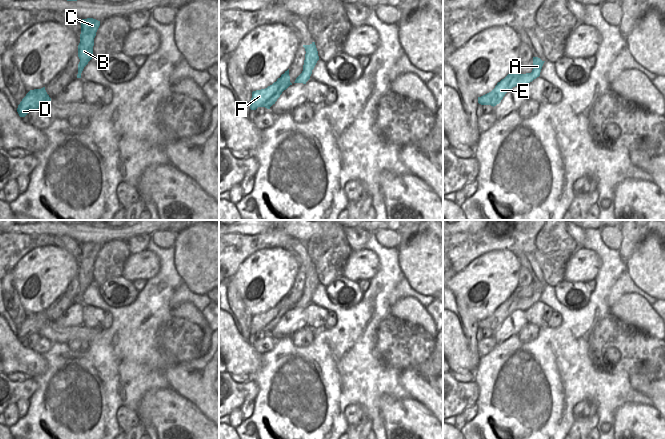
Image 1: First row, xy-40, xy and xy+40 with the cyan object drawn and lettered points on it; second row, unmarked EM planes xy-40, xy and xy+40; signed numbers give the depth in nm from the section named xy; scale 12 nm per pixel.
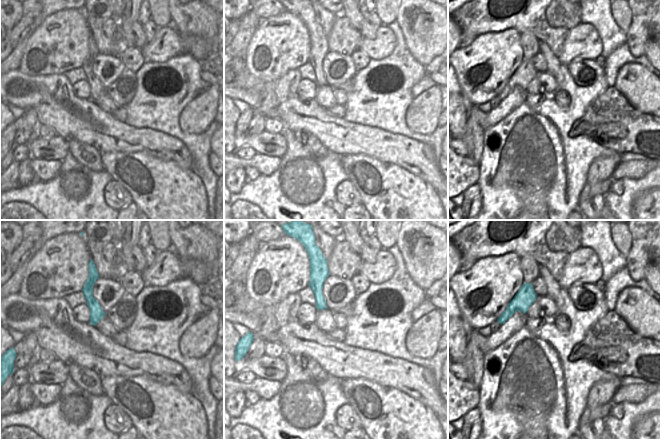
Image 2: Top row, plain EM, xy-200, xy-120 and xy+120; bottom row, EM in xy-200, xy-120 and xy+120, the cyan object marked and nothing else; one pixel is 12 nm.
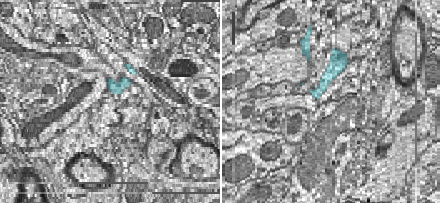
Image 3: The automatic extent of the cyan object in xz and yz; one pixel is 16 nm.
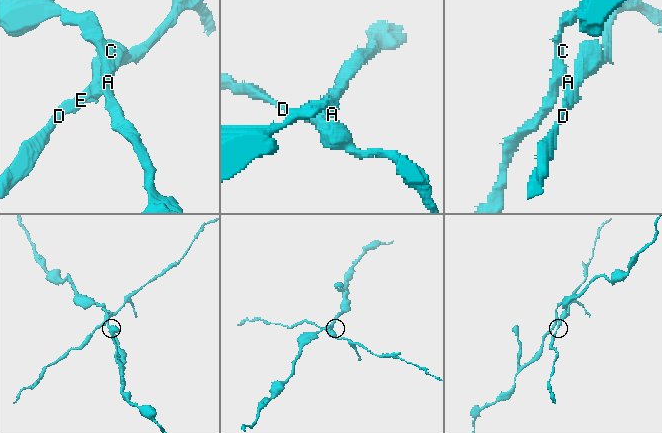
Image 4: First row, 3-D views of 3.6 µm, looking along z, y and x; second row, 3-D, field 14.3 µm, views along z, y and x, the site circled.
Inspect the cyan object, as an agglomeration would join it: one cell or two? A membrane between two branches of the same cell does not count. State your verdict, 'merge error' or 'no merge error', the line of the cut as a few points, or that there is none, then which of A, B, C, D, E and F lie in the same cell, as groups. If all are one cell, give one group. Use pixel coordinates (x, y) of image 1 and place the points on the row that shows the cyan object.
merge error; cut xy+40 (531, 72), (534, 78); groups A B C / D E F

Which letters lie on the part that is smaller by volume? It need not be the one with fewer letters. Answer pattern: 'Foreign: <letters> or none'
Foreign: D, E, F

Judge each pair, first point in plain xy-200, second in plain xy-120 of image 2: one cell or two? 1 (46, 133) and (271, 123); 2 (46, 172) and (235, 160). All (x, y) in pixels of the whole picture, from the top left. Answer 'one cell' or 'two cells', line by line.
1: one cell
2: one cell

